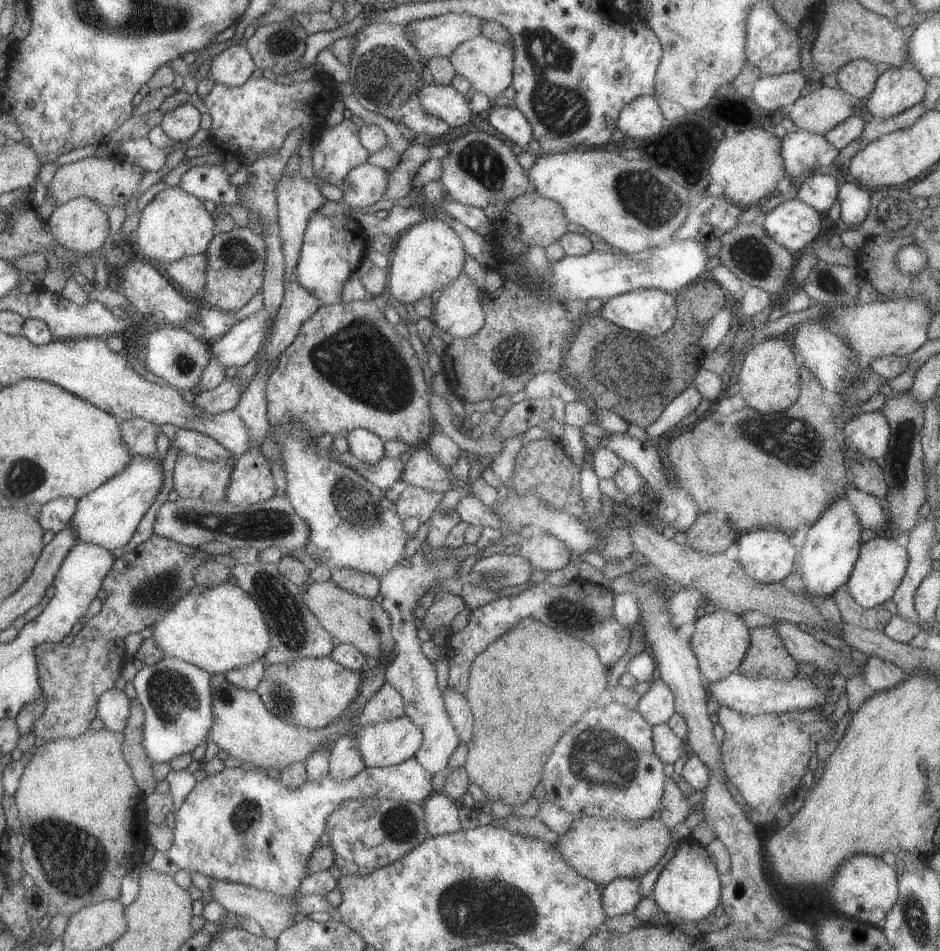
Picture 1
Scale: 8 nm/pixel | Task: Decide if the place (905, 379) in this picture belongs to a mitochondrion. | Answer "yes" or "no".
no

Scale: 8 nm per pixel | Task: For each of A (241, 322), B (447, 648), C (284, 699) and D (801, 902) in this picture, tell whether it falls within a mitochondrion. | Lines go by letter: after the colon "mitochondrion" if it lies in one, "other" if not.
A: other
B: other
C: mitochondrion
D: mitochondrion

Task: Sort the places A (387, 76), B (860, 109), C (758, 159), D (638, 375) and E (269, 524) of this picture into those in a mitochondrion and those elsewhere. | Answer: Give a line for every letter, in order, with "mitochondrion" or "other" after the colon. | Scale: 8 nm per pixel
A: mitochondrion
B: other
C: other
D: mitochondrion
E: mitochondrion

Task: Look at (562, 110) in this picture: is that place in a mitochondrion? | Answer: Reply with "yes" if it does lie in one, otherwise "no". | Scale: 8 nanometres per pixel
yes

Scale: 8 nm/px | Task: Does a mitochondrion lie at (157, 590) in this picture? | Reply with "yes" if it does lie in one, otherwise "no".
yes

